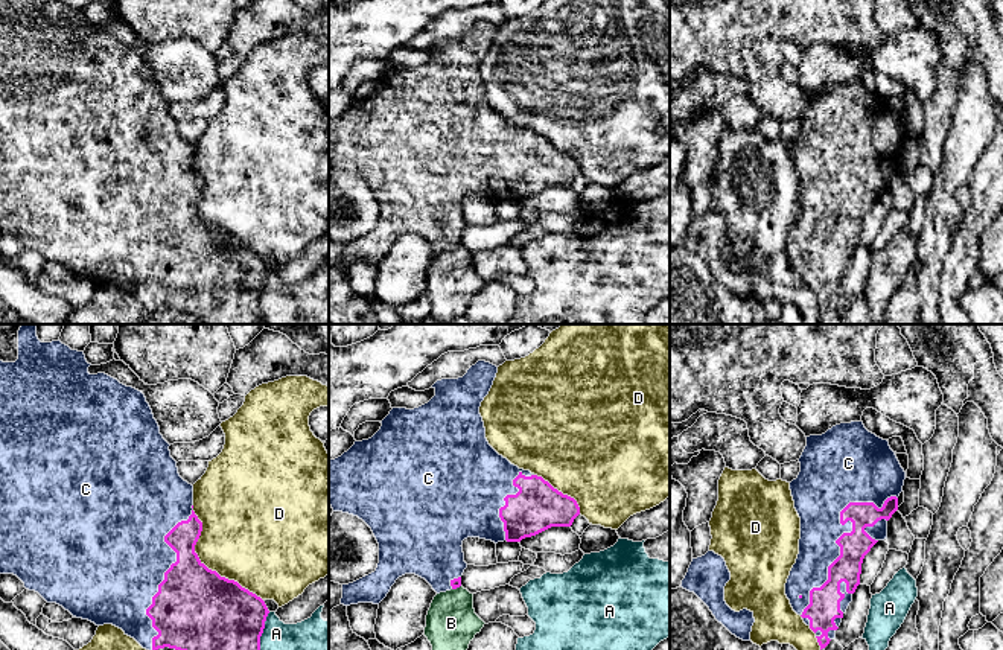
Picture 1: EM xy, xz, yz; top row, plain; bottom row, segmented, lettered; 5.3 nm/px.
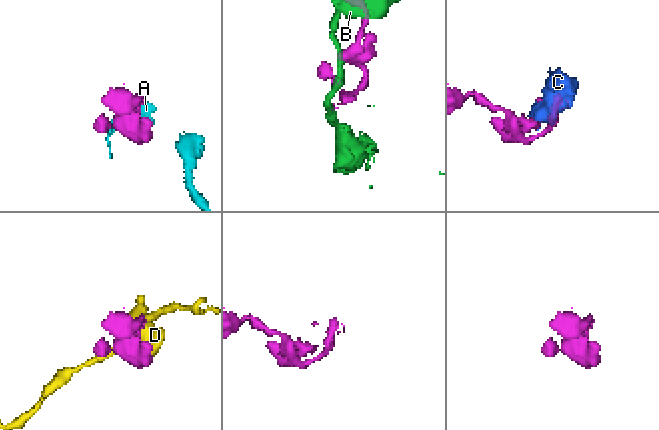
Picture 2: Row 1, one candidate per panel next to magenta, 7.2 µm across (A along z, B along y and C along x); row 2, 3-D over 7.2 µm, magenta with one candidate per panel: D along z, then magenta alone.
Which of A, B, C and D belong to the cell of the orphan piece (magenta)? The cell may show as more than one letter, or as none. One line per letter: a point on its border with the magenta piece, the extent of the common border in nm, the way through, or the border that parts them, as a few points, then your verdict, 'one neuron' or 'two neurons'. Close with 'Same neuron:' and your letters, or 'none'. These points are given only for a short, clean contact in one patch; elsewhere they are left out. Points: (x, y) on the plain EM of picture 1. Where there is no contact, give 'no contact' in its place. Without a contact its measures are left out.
A: xy (259, 297) | 280 nm | two neurons
B: xz (455, 247) | 50 nm | along xz (460, 244), (452, 248) | two neurons
C: yz (840, 195) | 800 nm | one neuron
D: xy (206, 226) | 600 nm | two neurons
Same neuron: C

